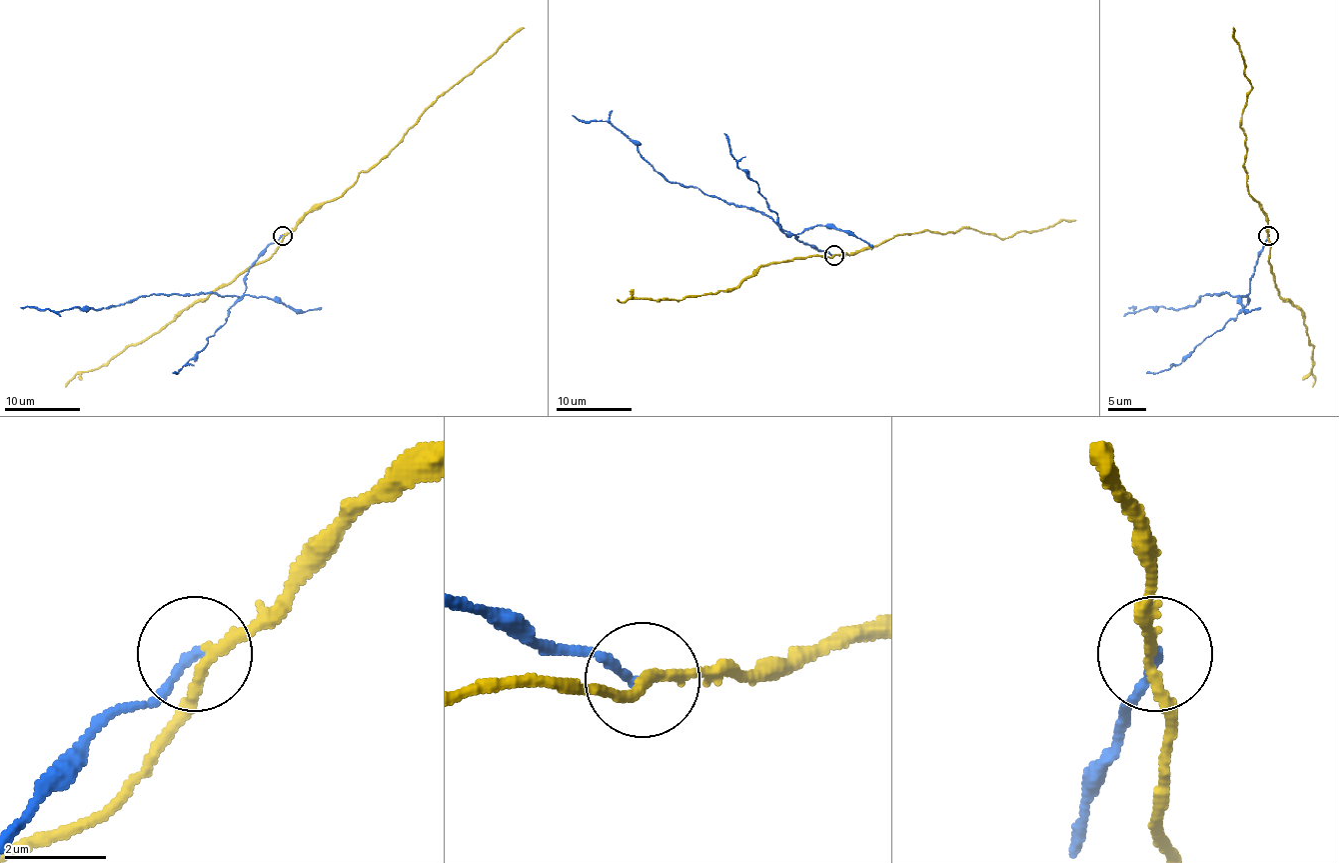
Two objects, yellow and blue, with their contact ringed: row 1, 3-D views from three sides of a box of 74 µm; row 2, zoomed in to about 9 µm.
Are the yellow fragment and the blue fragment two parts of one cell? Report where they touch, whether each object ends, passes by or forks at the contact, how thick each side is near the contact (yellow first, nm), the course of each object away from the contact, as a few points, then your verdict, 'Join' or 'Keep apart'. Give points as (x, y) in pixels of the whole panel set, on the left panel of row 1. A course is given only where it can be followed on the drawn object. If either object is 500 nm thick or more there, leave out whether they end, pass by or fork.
Place: (282, 235). At the ring yellow passes by. At the ring blue ends. Thickness 180 nm (yellow) against 200 nm. Course of yellow: (283, 236), (304, 216), (340, 196), (361, 173), (375, 167), (422, 114), (512, 36), (525, 28). Course of blue: (282, 236), (249, 270), (240, 296), (137, 296), (93, 310), (21, 308). Keep apart

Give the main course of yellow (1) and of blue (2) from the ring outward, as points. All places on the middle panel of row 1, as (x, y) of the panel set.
1: (834, 255), (855, 255), (891, 237), (926, 230), (945, 234), (973, 228), (1007, 237), (1076, 220)
2: (833, 255), (800, 241), (758, 211), (736, 207), (666, 180), (638, 146), (607, 121), (581, 121), (573, 116)

